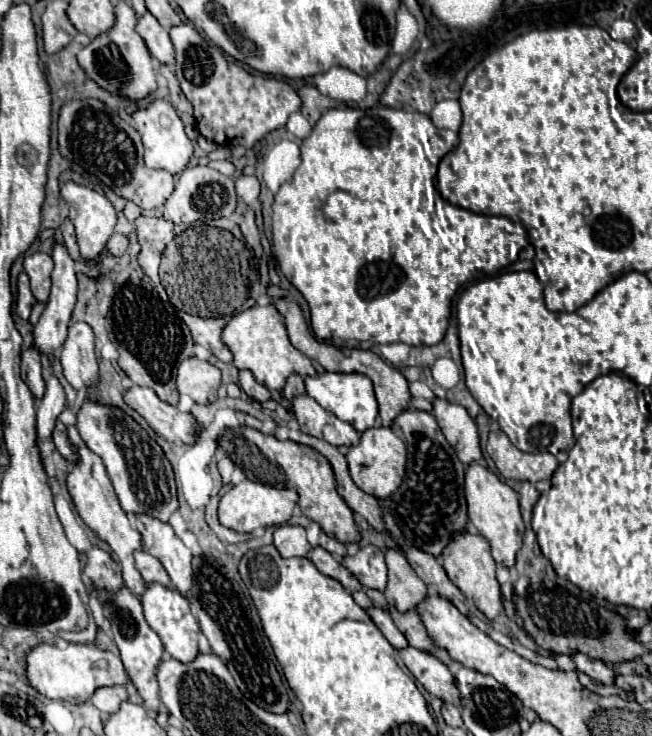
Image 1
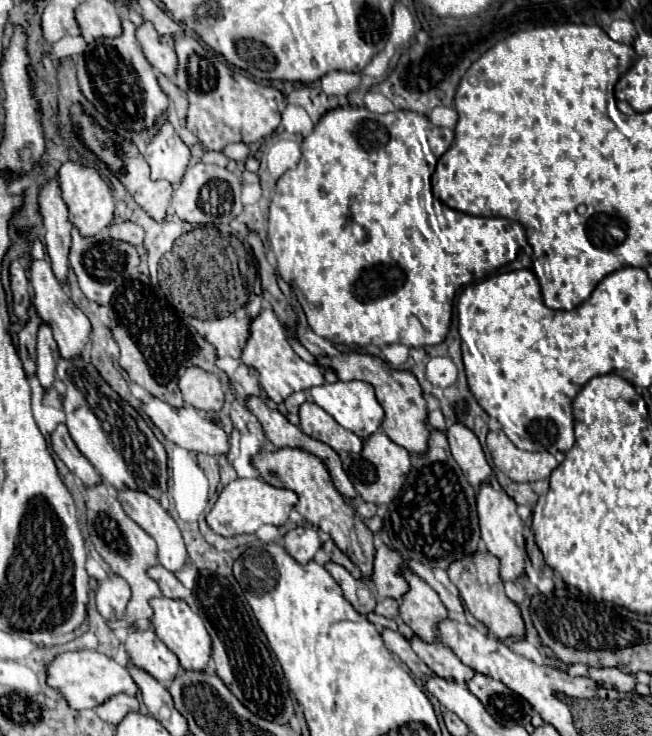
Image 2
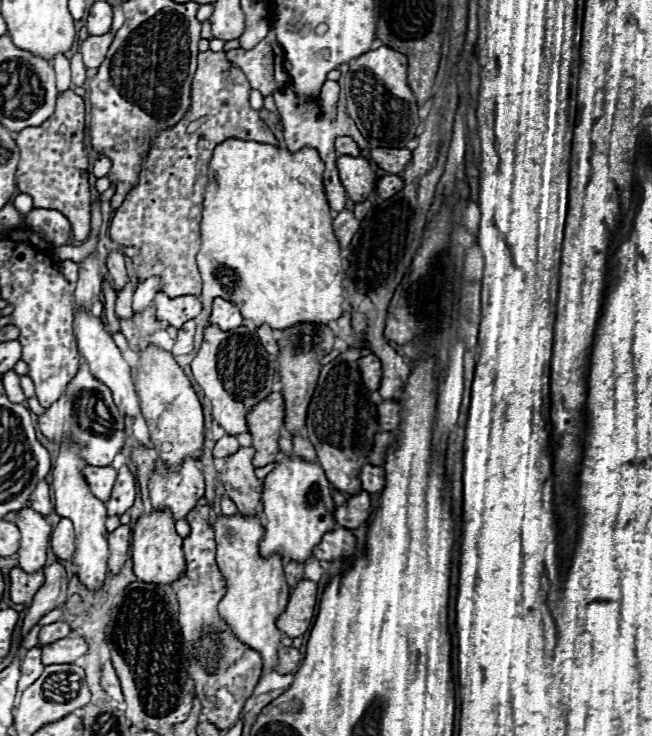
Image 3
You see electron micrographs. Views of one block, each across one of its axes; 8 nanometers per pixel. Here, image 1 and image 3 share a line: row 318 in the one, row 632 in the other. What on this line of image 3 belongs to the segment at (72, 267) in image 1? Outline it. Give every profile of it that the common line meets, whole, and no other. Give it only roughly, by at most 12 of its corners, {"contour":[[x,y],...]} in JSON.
{"contour":[[66,622],[42,626],[38,644],[46,646],[70,634]]}

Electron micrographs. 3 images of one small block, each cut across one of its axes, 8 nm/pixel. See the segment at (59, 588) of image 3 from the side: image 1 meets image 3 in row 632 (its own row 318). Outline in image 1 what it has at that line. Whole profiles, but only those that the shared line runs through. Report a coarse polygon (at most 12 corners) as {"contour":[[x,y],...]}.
{"contour":[[24,272],[18,276],[16,314],[28,320],[34,296]]}

